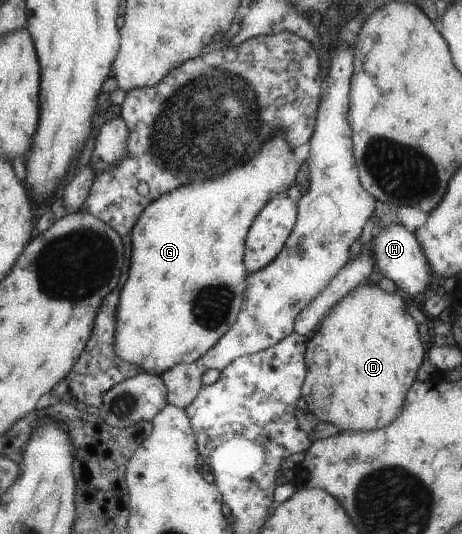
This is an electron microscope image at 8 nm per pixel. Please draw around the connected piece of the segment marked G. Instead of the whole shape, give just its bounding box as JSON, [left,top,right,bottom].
[113,134,301,375]

